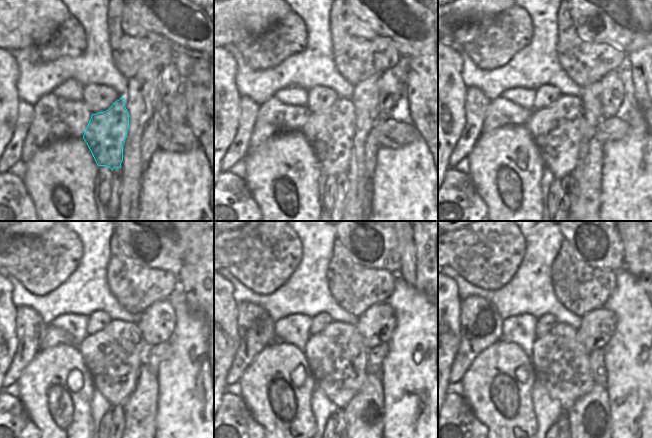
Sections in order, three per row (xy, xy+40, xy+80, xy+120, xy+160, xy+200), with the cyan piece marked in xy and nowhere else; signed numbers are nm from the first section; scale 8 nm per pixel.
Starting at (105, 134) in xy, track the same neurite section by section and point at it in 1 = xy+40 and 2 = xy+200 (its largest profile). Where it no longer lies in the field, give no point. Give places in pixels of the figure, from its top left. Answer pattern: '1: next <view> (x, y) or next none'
1: next xy+40 (330, 133)
2: next xy+200 (561, 364)

